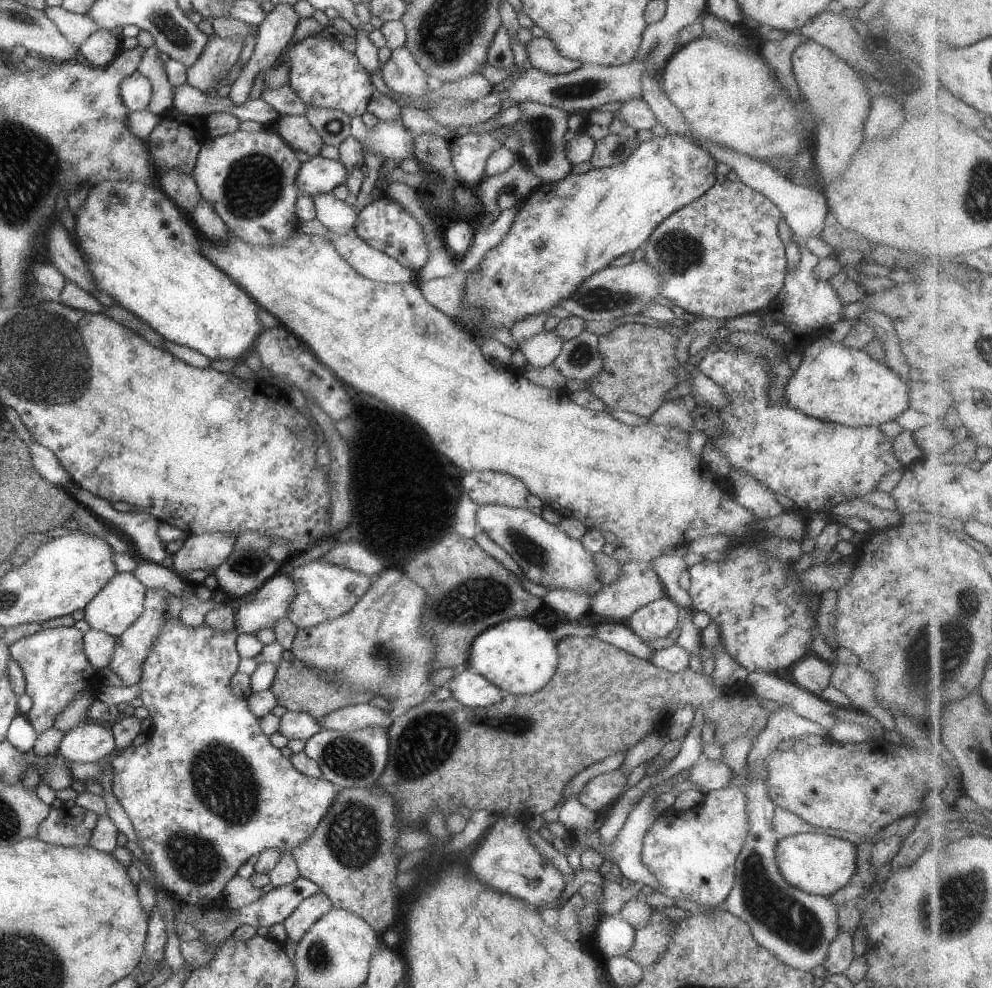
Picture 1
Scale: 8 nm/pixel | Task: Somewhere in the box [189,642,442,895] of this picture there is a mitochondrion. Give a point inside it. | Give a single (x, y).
(354, 836)

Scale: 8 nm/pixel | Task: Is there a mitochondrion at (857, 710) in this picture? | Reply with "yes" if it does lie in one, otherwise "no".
no

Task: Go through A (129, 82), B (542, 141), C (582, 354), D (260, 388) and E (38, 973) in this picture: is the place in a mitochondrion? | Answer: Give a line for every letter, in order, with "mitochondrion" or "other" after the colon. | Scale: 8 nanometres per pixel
A: other
B: mitochondrion
C: mitochondrion
D: other
E: mitochondrion

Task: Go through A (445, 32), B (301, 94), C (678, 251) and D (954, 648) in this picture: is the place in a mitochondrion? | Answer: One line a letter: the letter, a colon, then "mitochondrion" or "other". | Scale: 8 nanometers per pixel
A: mitochondrion
B: other
C: mitochondrion
D: mitochondrion

